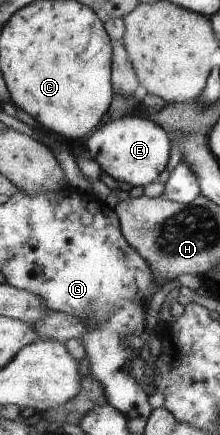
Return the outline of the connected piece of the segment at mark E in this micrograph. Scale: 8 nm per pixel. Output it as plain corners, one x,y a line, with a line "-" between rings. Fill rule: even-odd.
123,116
107,121
99,127
84,146
90,156
101,165
101,168
119,183
127,183
132,187
145,187
156,181
165,171
173,144
172,136
154,121
140,116

